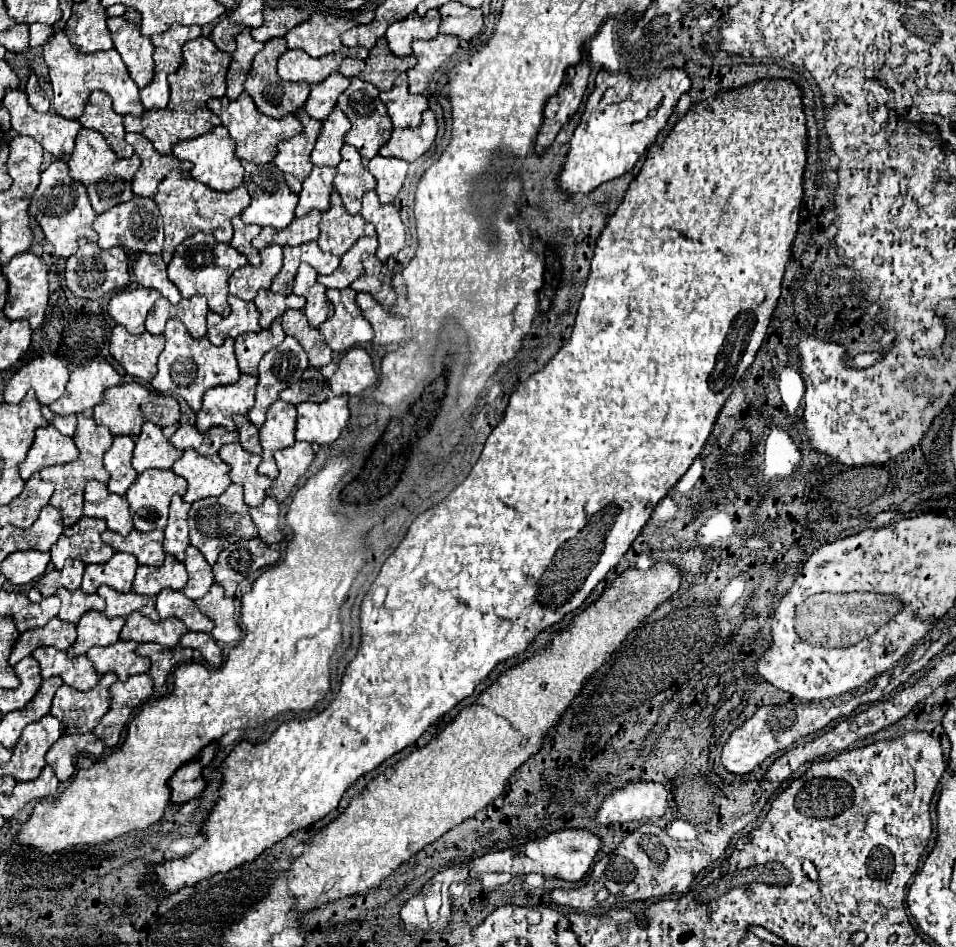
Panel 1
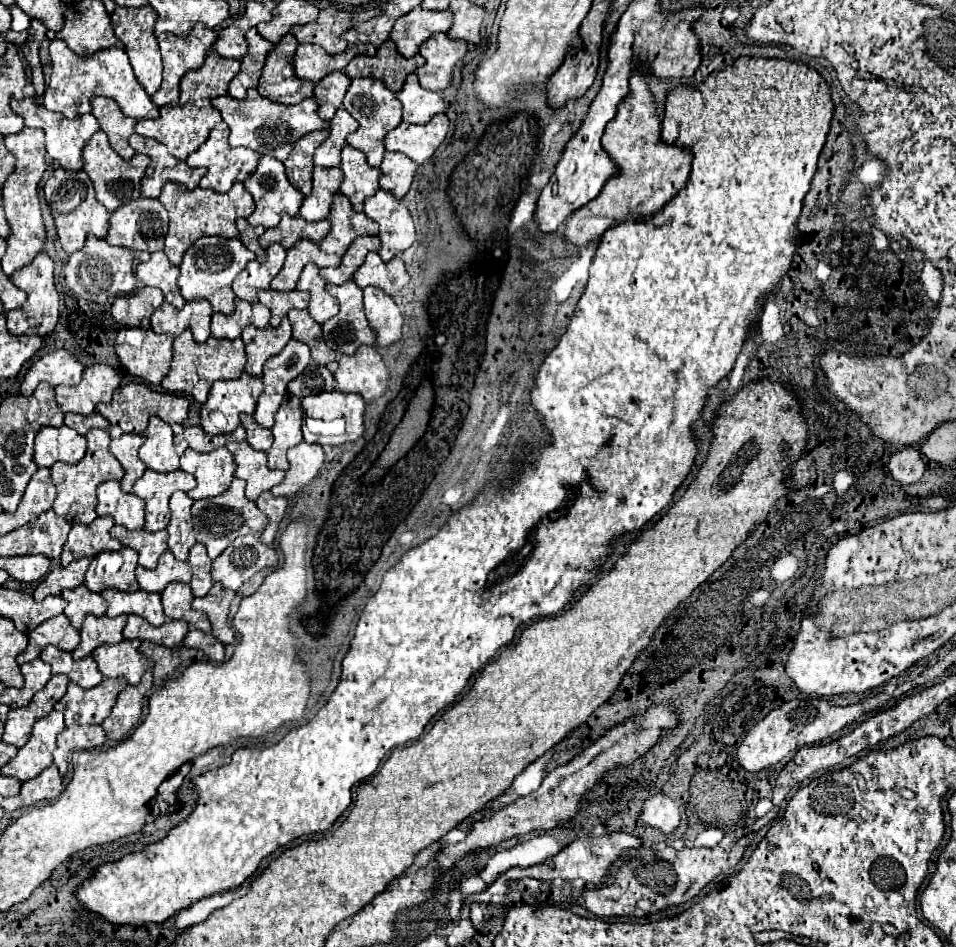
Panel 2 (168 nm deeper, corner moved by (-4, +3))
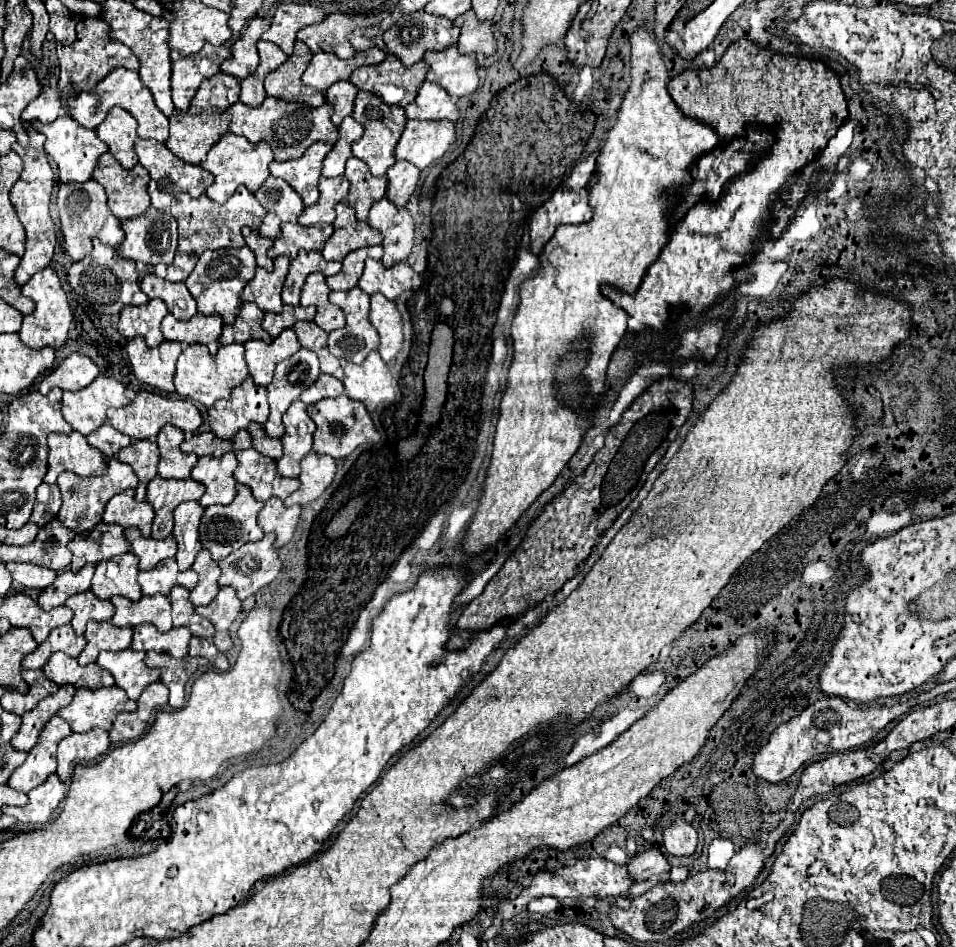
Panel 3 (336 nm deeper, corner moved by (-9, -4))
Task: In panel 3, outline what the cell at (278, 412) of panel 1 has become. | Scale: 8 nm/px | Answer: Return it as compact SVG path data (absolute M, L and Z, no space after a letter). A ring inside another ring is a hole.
M297 399L283 415L283 425L283 457L277 461L277 471L281 477L297 477L301 459L313 447L315 423L311 423L311 417L307 415L307 405Z

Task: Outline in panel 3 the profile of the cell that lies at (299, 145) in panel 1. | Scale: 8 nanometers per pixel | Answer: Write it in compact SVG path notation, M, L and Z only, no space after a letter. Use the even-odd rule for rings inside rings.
M317 141L299 159L283 161L283 163L273 161L271 163L271 175L285 179L301 195L305 205L313 205L319 199L317 181L321 177L323 159L329 151L331 151L331 145Z

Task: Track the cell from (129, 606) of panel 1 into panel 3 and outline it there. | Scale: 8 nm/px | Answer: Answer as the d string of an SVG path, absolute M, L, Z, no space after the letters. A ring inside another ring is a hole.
M113 595L111 603L115 607L115 615L111 619L113 625L135 627L139 623L153 623L161 633L165 633L173 627L171 603L165 595L141 597L139 601L129 601L127 597Z

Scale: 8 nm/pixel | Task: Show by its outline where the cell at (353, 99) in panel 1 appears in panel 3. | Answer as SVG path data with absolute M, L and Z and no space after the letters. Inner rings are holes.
M359 91L355 99L355 109L353 109L353 119L365 127L365 135L353 143L353 155L365 161L371 169L373 175L385 175L385 171L395 163L393 151L395 145L405 129L407 117L405 109L401 105L387 105L379 99L379 95L371 95L367 91Z

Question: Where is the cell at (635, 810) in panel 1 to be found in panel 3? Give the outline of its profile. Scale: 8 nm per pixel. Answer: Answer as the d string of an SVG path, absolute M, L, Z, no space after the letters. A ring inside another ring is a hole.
M677 817L663 835L663 847L669 855L691 857L697 849L697 831L683 817Z

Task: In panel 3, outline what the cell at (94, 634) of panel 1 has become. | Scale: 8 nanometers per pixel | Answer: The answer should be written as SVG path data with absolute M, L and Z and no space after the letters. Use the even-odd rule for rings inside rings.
M91 621L87 623L87 647L77 657L79 665L89 665L97 659L101 651L123 651L131 645L131 627L117 627L111 621Z

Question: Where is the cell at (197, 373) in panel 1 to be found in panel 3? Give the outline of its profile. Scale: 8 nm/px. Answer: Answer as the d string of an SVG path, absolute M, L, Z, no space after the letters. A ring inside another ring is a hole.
M195 343L195 345L185 345L183 353L177 359L177 373L175 373L175 391L181 397L189 397L197 403L203 403L205 407L211 407L219 399L227 399L233 387L237 387L245 377L249 375L247 371L247 361L245 361L245 349L243 345L225 345L219 347L217 355L211 355L207 347Z

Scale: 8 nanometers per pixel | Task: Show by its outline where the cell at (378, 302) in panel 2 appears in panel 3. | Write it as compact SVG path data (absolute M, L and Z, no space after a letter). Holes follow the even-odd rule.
M375 293L371 295L371 313L369 319L373 327L381 335L379 355L383 361L391 361L403 347L403 331L401 331L401 315L393 301L389 301L385 295Z

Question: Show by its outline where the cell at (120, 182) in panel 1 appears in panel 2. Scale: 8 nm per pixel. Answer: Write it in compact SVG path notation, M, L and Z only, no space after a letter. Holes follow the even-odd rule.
M98 130L84 146L82 150L82 170L90 176L94 190L96 190L96 200L104 204L110 212L120 208L122 204L128 204L132 200L140 198L140 180L144 176L146 166L150 164L150 158L146 154L134 154L130 160L120 158L108 142L108 136Z

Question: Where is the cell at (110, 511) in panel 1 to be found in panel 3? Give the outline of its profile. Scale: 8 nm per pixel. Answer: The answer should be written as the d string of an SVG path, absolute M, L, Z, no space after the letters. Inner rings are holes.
M127 489L109 499L109 503L105 505L103 521L111 525L121 525L125 529L137 527L145 537L149 537L153 515L153 507L147 501L137 501L135 491Z

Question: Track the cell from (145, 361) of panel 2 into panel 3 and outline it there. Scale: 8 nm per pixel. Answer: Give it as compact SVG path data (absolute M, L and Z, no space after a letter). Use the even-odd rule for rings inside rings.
M135 337L127 343L127 353L139 381L165 393L175 391L173 377L177 357L181 355L181 343L163 341L159 347L147 347L143 337Z

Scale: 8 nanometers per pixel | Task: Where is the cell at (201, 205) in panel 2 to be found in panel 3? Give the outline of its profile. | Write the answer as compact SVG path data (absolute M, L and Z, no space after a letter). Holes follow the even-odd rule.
M239 187L233 193L233 197L223 205L211 201L207 195L193 199L191 195L181 193L171 203L171 215L177 219L177 225L179 225L179 247L177 247L173 265L167 269L167 279L177 283L177 281L185 281L191 275L191 271L203 251L225 249L225 247L243 247L245 239L241 235L241 229L245 225L259 229L259 225L265 219L265 209L261 207L261 203L255 199L255 195L251 191L247 191L245 187Z

